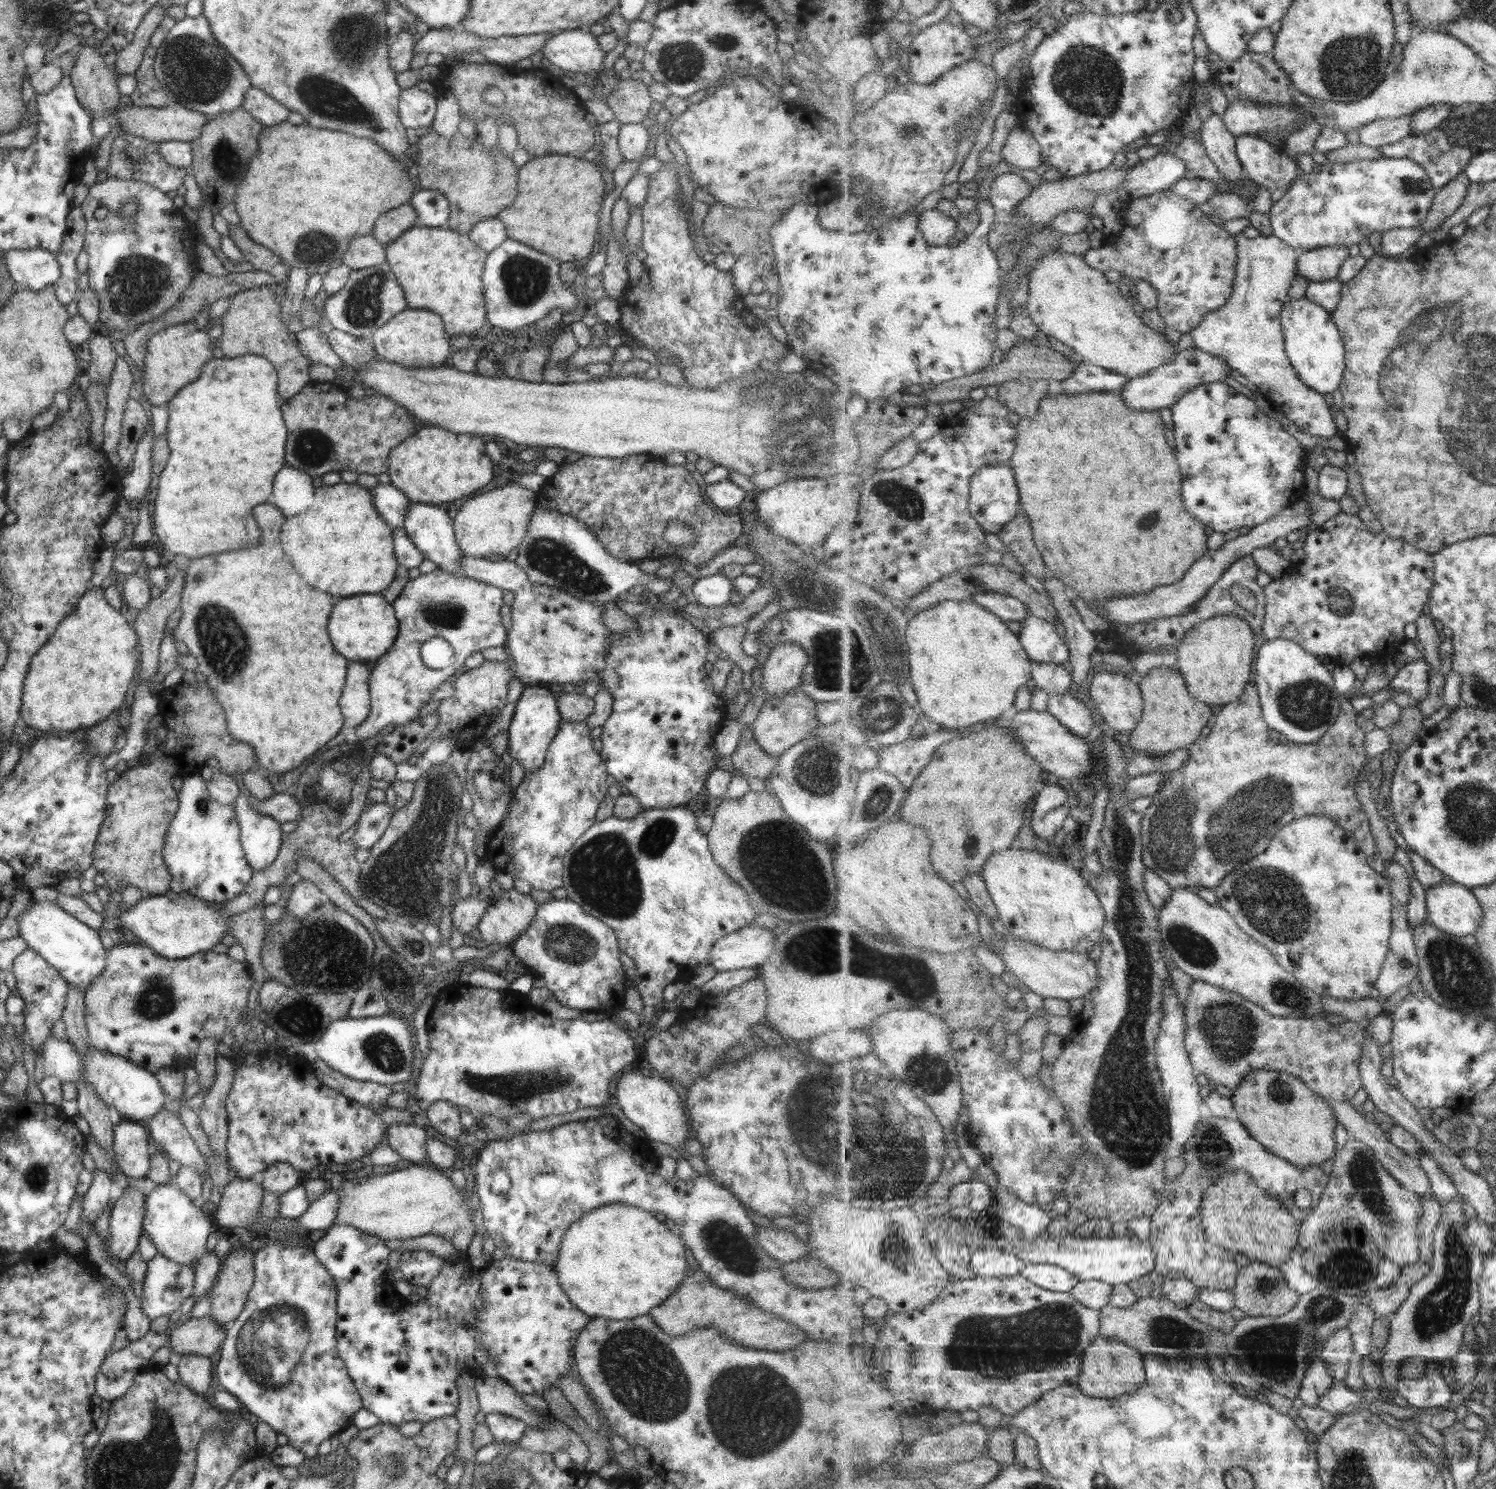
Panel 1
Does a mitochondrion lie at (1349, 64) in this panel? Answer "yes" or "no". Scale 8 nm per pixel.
yes

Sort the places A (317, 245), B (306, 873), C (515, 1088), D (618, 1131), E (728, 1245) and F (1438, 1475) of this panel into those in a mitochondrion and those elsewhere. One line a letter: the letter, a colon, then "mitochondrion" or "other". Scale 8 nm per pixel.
A: mitochondrion
B: other
C: mitochondrion
D: other
E: mitochondrion
F: other

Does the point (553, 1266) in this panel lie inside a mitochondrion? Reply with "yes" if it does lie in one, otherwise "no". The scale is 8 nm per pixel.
no

